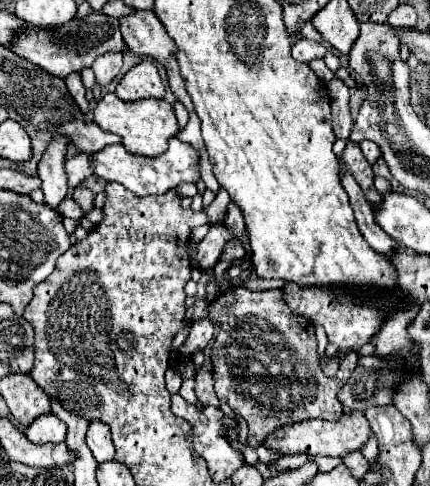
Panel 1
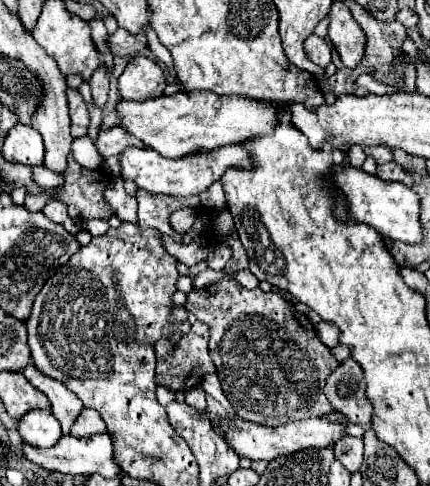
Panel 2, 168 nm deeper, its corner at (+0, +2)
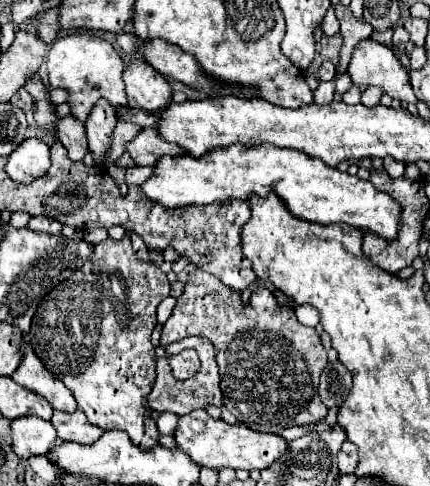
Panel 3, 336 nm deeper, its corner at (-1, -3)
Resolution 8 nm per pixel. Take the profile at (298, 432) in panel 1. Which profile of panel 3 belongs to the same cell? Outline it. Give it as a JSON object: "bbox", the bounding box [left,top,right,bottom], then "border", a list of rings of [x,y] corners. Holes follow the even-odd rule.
{"bbox":[173,410,289,470],"border":[[[205,410],[179,416],[173,438],[175,438],[177,450],[185,452],[196,464],[207,468],[217,468],[217,470],[221,468],[263,470],[271,466],[289,446],[277,434],[263,434],[263,432],[255,432],[245,426],[231,426],[223,420],[213,420]]]}

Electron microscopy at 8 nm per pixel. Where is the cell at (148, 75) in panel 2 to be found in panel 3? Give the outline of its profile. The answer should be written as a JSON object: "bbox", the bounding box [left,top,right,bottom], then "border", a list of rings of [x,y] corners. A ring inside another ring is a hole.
{"bbox":[123,58,173,112],"border":[[[133,58],[129,62],[123,80],[125,80],[125,90],[131,108],[161,112],[165,110],[165,106],[171,104],[173,90],[167,78],[141,58]]]}

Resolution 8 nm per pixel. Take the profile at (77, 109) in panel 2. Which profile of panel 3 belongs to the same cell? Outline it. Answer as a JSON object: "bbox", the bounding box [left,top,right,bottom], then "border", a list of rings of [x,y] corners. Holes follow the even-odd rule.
{"bbox":[55,116,89,160],"border":[[[71,116],[57,120],[55,134],[57,134],[57,142],[61,142],[67,148],[67,156],[71,156],[71,160],[83,160],[89,148],[87,148],[85,126],[79,124],[79,120]]]}

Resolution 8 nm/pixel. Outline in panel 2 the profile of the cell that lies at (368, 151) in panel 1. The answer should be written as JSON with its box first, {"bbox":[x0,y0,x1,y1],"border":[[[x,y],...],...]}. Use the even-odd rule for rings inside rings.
{"bbox":[364,147,392,163],"border":[[[370,147],[370,151],[364,151],[366,157],[372,157],[376,163],[386,163],[392,159],[392,153],[388,147]]]}

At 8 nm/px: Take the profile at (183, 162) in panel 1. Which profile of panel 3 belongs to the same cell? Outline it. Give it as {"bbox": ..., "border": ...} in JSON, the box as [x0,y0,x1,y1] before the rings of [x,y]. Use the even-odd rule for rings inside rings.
{"bbox":[141,144,399,240],"border":[[[233,144],[223,150],[209,152],[201,158],[193,156],[163,156],[159,158],[155,166],[155,174],[141,184],[143,192],[151,196],[151,200],[159,200],[159,204],[167,208],[175,206],[207,206],[213,202],[225,204],[229,200],[249,200],[253,194],[259,198],[265,198],[267,194],[275,192],[285,208],[301,220],[317,222],[317,224],[349,224],[355,228],[365,228],[375,232],[377,236],[383,236],[387,240],[397,238],[397,224],[399,224],[399,204],[391,200],[385,192],[375,190],[375,186],[369,180],[359,180],[357,176],[351,176],[347,172],[339,172],[337,168],[327,168],[321,160],[311,160],[309,156],[303,156],[303,152],[275,148],[271,144],[259,144],[253,148],[245,148],[241,144]]]}

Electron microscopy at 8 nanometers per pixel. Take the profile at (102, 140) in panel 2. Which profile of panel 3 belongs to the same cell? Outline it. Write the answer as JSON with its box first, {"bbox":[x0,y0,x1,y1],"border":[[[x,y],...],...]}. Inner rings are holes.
{"bbox":[127,128,185,166],"border":[[[145,128],[143,132],[139,132],[139,136],[127,144],[127,152],[131,154],[131,158],[139,164],[139,166],[155,166],[155,160],[159,160],[159,156],[181,156],[185,154],[177,144],[165,142],[157,128]]]}

